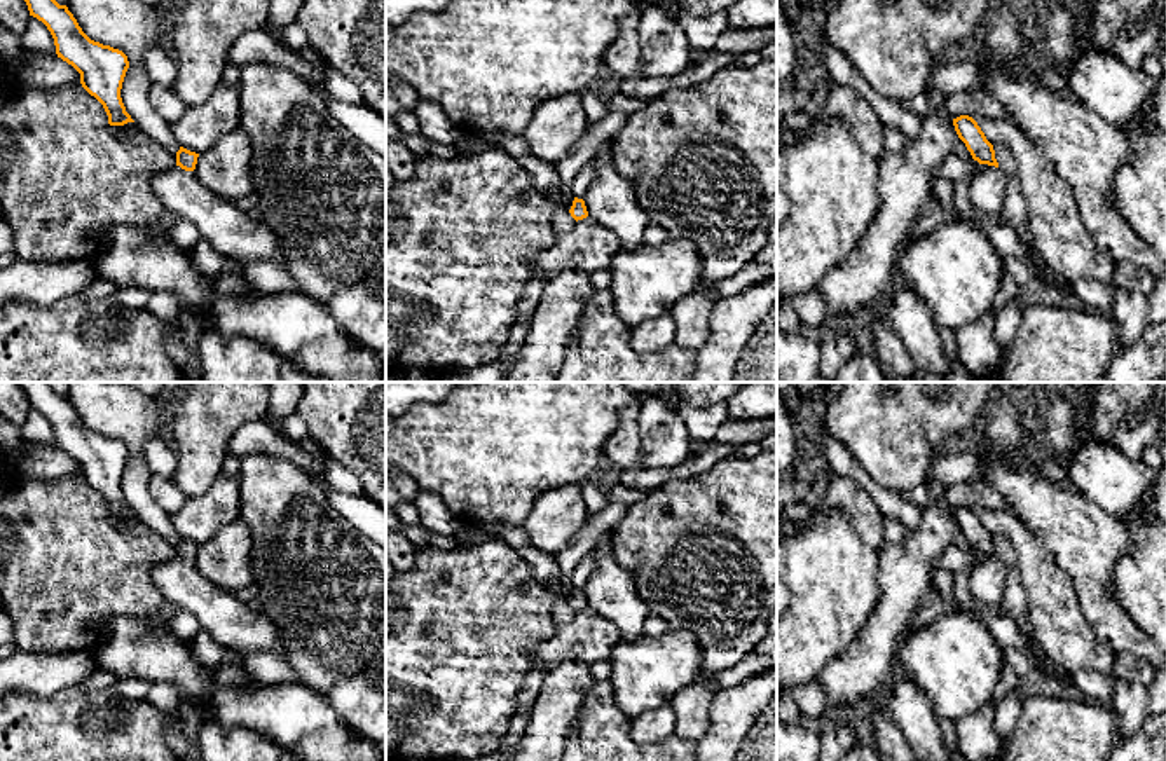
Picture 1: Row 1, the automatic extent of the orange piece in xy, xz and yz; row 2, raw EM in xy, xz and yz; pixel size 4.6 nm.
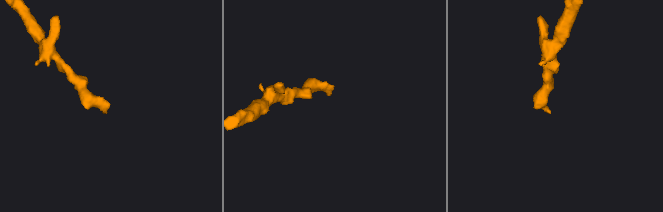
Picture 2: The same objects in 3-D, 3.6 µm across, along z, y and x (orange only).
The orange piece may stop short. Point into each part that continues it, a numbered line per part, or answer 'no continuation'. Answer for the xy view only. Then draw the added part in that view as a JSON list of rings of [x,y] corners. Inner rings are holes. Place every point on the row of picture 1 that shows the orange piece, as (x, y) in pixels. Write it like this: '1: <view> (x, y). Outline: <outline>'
1: xy (222, 224). Outline: [[[173,164],[154,176],[152,190],[164,204],[169,220],[190,220],[218,253],[237,262],[283,264],[274,232],[260,220],[250,218],[236,202],[206,189],[194,171]]]

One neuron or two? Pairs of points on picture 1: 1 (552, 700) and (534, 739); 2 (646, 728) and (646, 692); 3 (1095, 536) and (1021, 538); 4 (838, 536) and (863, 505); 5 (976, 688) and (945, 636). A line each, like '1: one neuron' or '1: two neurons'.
1: one neuron
2: two neurons
3: two neurons
4: two neurons
5: one neuron

